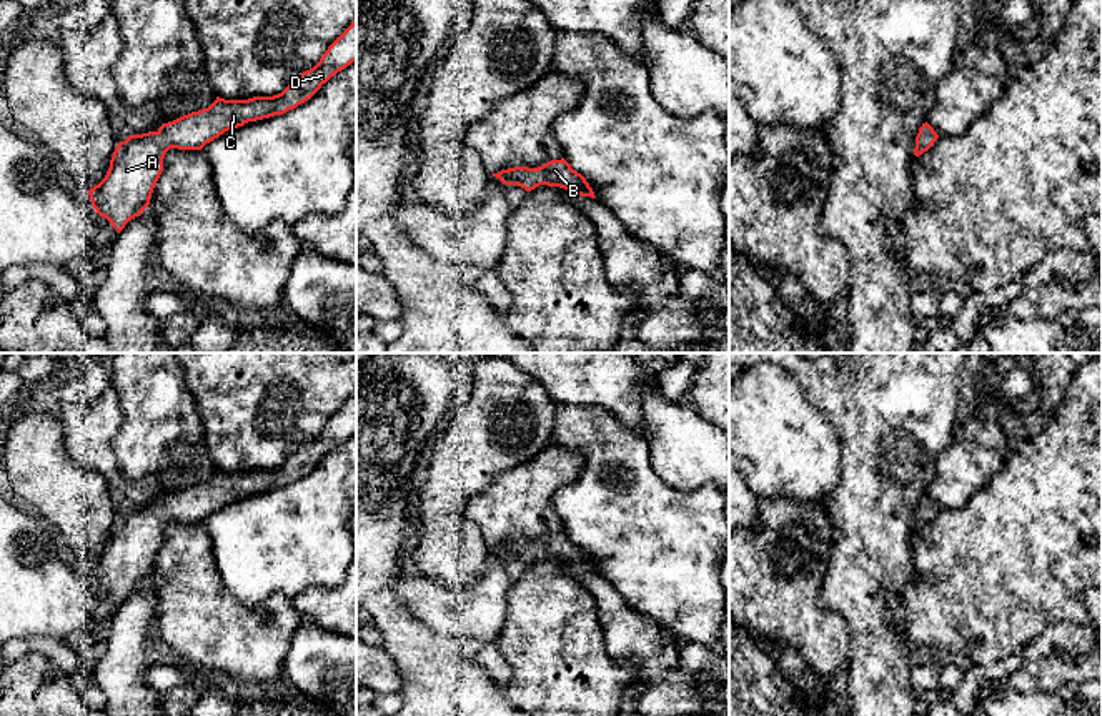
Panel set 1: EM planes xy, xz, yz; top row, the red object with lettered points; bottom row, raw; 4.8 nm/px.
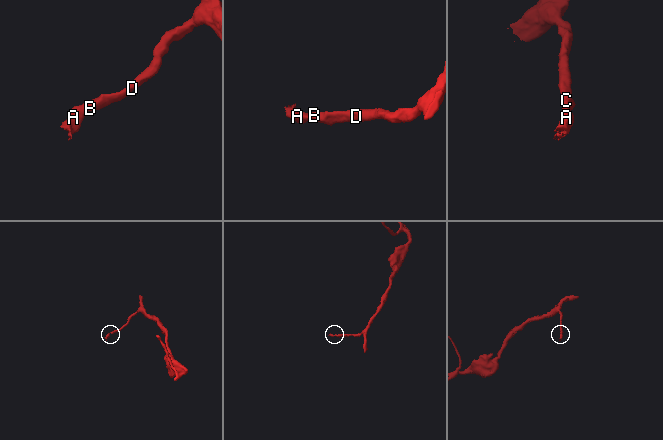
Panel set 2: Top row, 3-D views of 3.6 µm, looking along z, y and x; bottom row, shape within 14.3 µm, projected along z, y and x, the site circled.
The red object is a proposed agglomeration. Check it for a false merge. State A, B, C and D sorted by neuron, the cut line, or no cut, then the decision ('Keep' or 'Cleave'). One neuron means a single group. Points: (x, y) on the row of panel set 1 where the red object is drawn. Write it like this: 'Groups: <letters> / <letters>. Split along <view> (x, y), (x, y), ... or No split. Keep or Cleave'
Groups: A B C D. No split. Keep

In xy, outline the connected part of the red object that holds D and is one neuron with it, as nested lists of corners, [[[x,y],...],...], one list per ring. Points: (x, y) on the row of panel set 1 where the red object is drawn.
[[[356,20],[328,47],[320,62],[281,93],[248,100],[216,100],[203,110],[163,123],[156,132],[120,142],[105,178],[88,190],[92,206],[120,233],[150,205],[170,148],[201,150],[228,130],[283,115],[310,100],[333,75],[356,62]]]

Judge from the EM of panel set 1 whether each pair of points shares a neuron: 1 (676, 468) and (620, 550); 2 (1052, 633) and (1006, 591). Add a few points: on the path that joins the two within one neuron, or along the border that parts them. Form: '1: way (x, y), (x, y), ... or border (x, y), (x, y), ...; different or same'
1: border (648, 447), (665, 482), (704, 485); different
2: border (1084, 623), (1052, 621), (1019, 648); different

